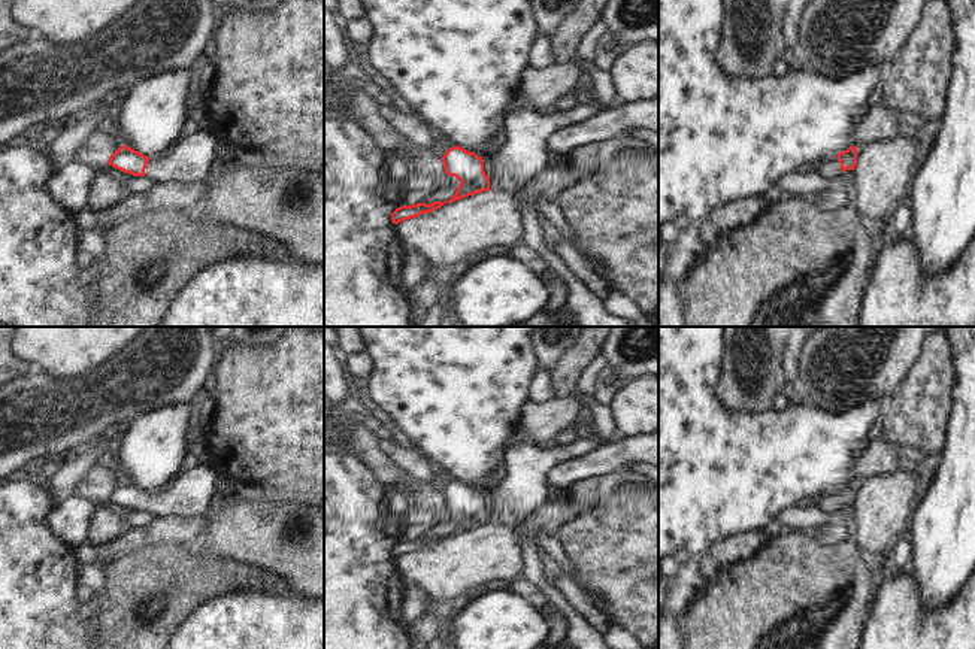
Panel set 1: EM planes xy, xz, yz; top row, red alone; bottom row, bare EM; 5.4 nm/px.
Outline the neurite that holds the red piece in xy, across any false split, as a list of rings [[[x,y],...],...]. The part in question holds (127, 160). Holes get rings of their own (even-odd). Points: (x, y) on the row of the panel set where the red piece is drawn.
[[[206,128],[178,137],[169,149],[154,157],[119,146],[108,161],[109,166],[133,176],[149,176],[152,182],[179,179],[182,182],[202,179],[214,161],[214,136]]]

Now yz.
[[[850,146],[847,151],[817,163],[817,170],[823,176],[835,179],[848,169],[854,170],[856,166],[857,166],[857,148]]]

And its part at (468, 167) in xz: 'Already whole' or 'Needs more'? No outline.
Needs more

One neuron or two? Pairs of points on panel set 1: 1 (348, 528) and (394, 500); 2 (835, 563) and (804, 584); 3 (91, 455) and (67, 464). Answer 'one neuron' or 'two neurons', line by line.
1: two neurons
2: one neuron
3: one neuron

